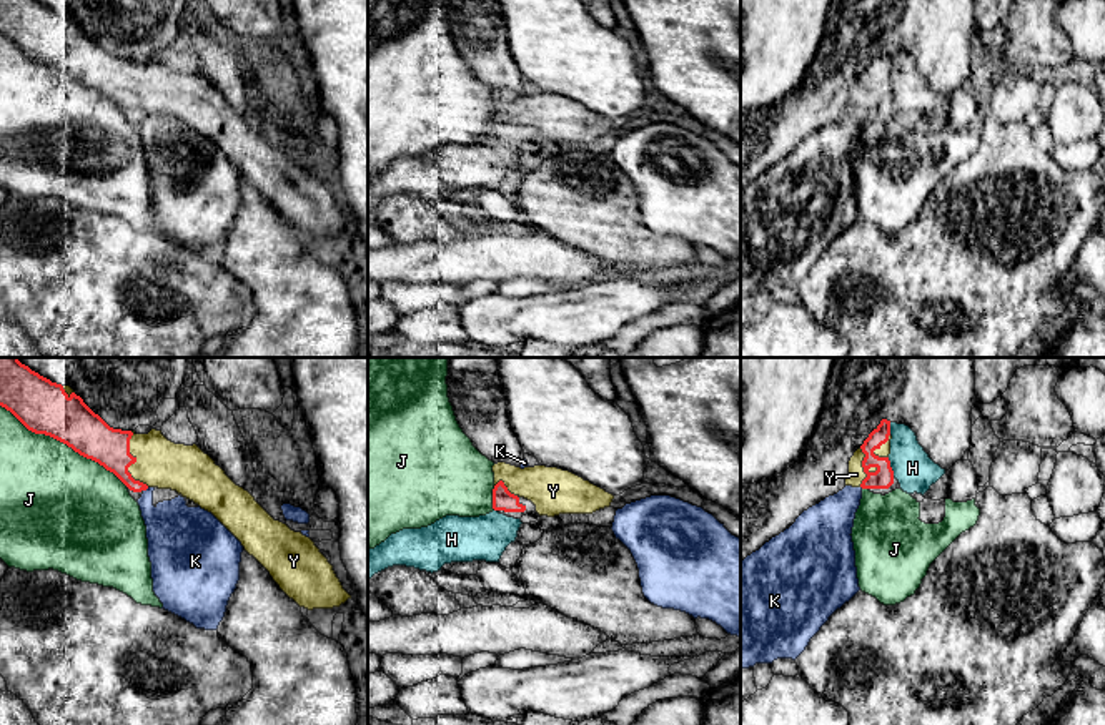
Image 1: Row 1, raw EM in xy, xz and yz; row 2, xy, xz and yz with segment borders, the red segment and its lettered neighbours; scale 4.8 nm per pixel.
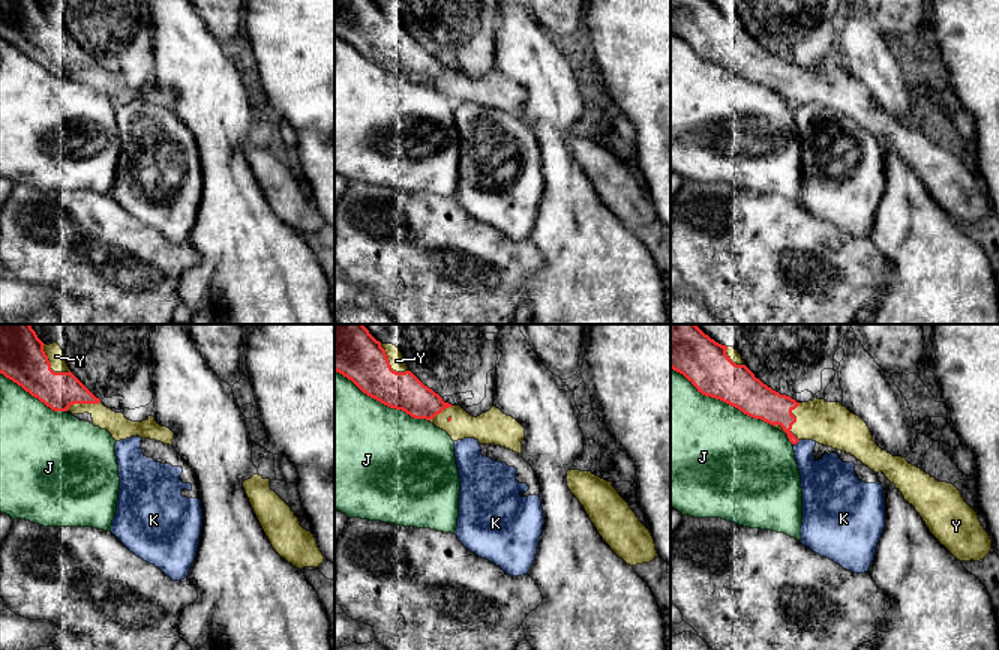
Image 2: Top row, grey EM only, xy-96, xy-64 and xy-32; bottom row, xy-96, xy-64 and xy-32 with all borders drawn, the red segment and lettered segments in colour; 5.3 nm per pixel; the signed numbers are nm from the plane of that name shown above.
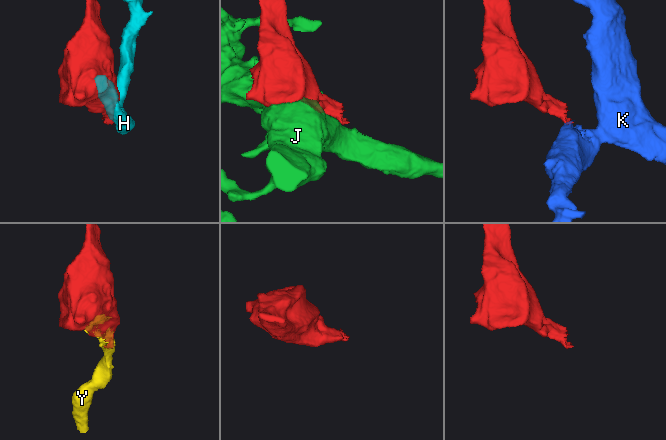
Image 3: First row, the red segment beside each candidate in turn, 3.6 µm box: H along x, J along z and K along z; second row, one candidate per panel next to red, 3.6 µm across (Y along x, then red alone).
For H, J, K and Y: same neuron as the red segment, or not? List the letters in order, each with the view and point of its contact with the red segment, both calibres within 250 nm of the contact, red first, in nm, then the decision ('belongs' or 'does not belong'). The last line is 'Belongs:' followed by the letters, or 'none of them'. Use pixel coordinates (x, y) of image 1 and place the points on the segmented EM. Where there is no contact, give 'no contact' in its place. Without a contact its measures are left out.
H: yz (891, 468) | 100/190 nm | does not belong
J: xy (64, 443) | 260/460 nm | does not belong
K: xy (145, 489) | 180/280 nm | does not belong
Y: xy (133, 463) | 200/240 nm | belongs
Belongs: Y

